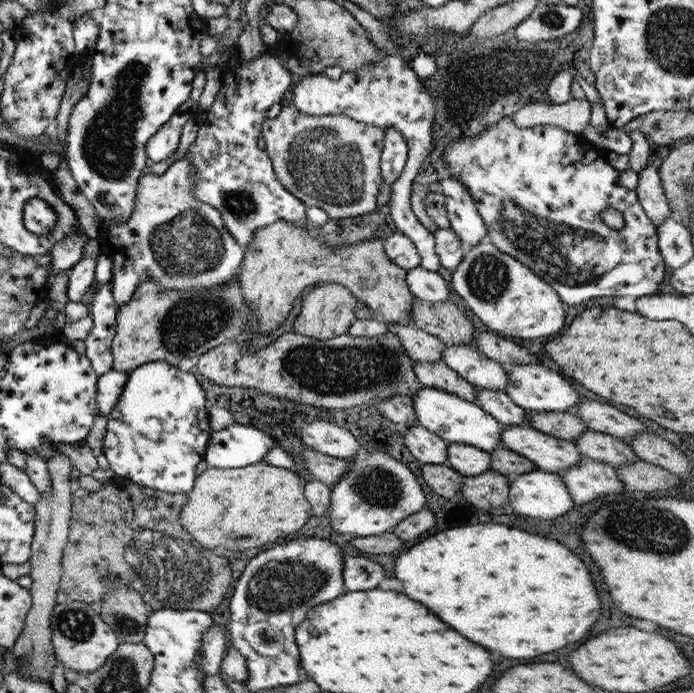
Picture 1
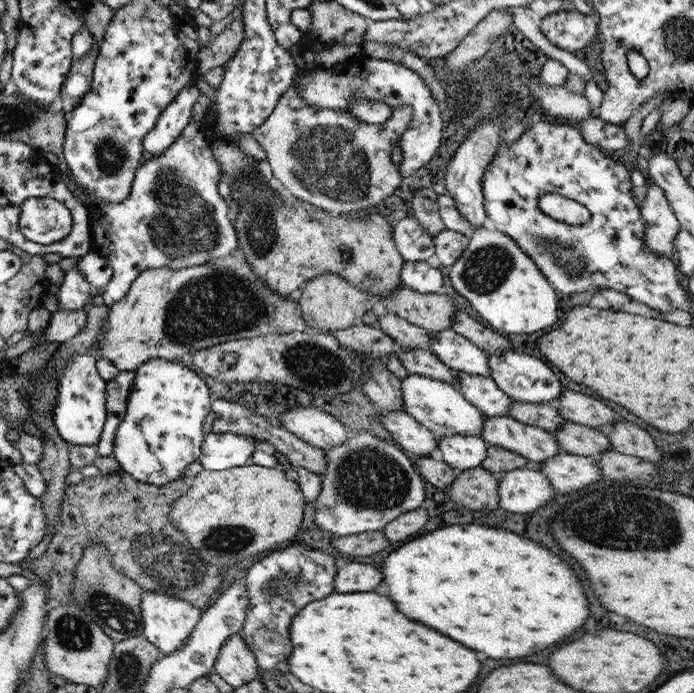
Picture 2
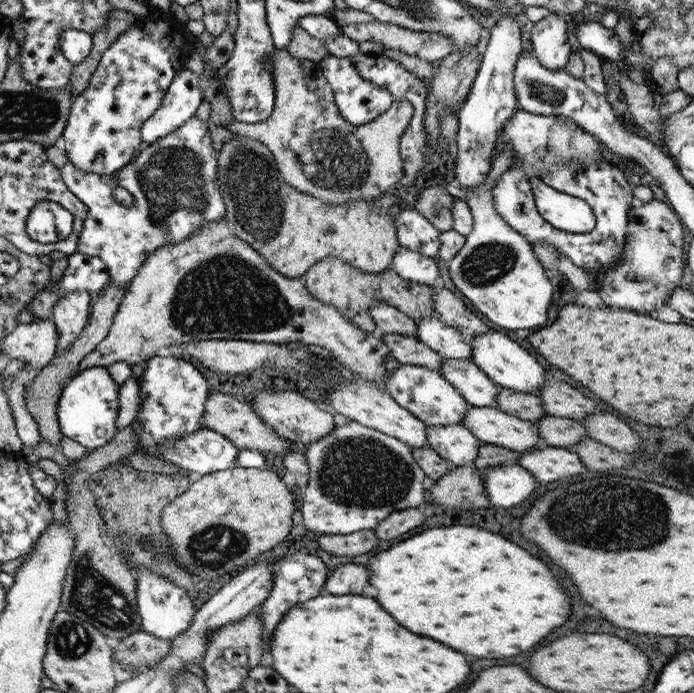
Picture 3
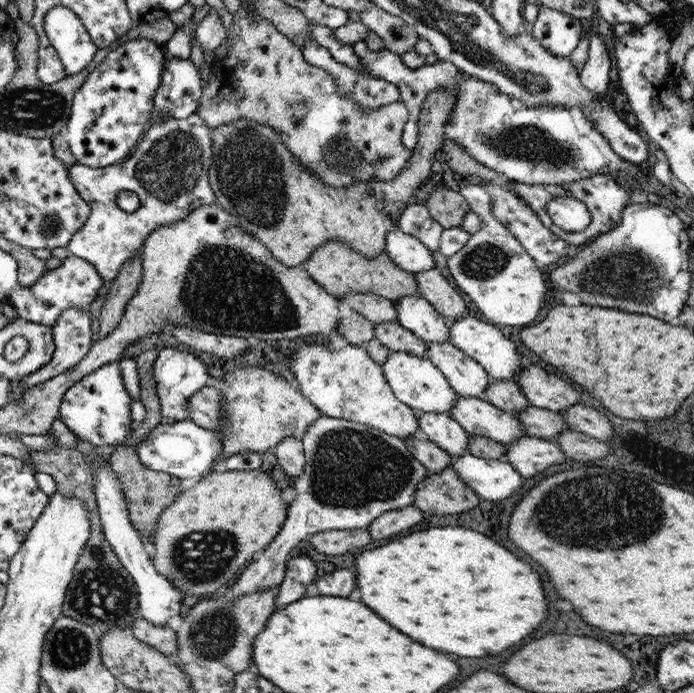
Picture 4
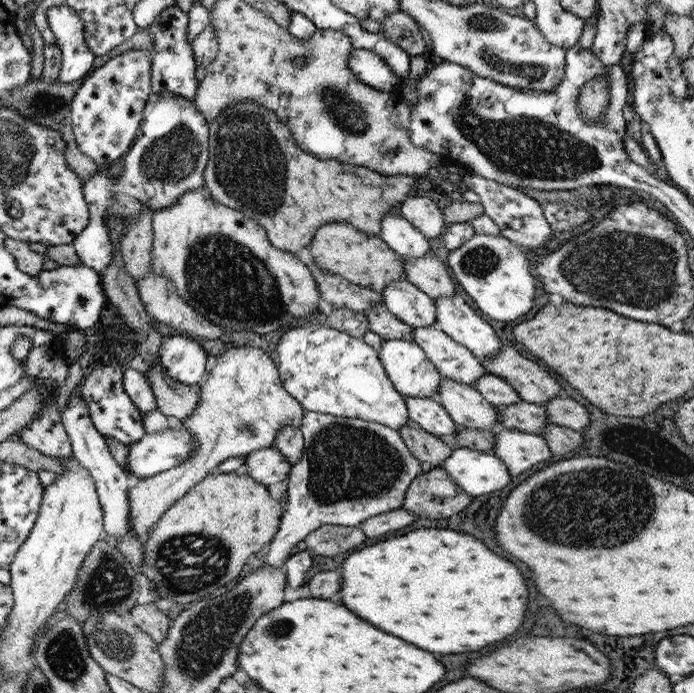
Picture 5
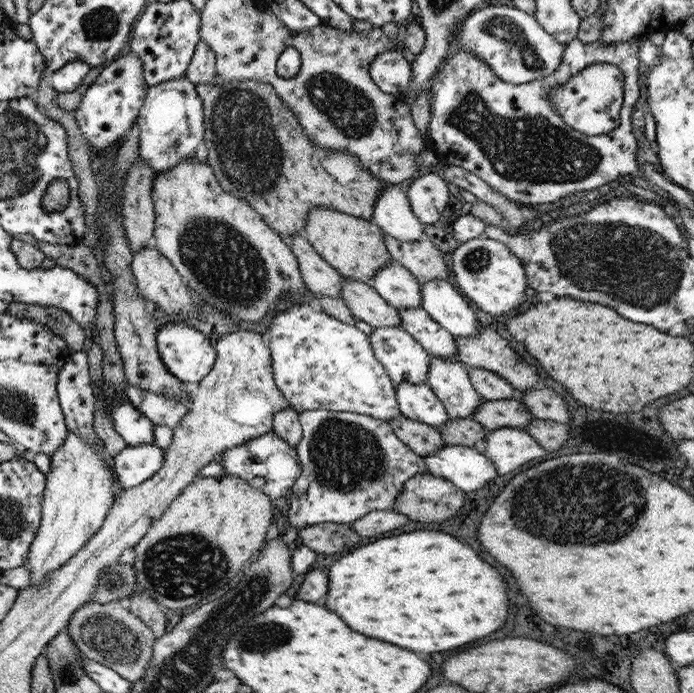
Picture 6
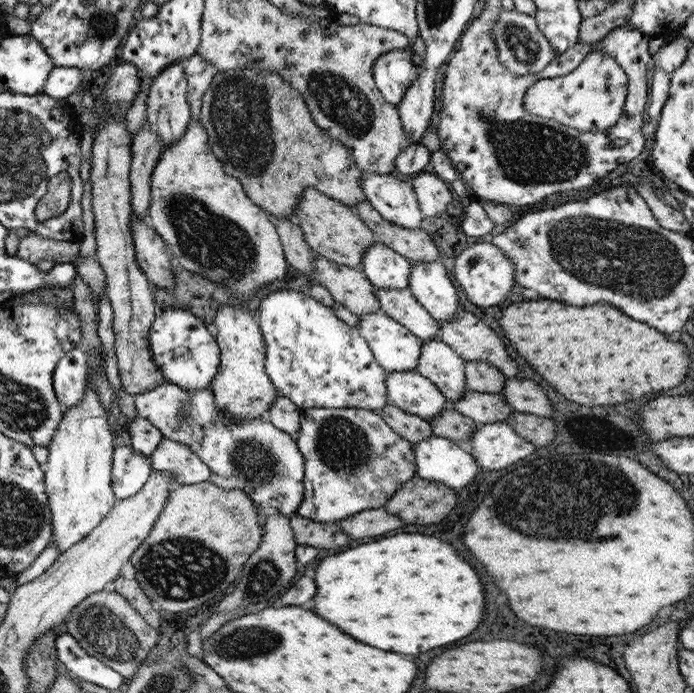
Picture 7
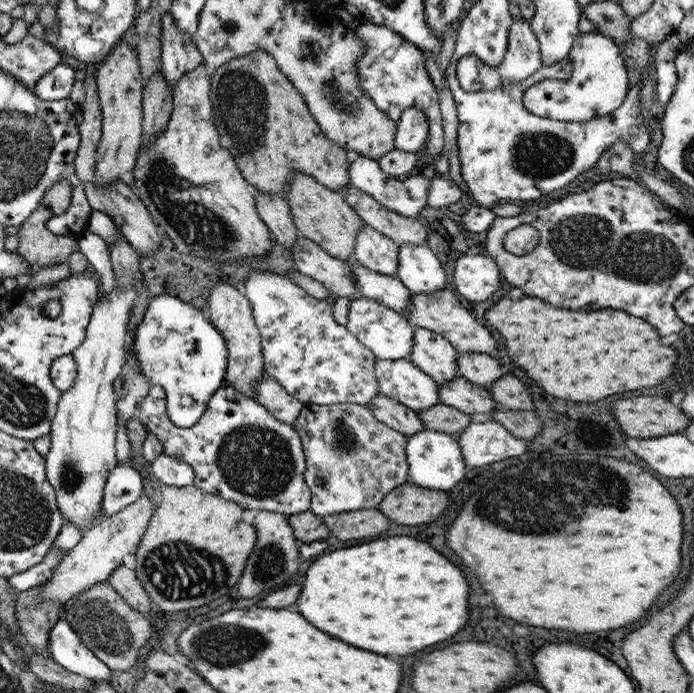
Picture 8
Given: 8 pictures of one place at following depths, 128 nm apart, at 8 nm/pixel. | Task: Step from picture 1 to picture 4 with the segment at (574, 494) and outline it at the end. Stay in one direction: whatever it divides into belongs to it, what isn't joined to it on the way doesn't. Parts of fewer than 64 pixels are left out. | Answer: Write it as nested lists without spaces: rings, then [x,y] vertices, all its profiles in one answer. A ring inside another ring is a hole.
[[[523,436],[505,446],[502,457],[524,479],[565,464],[565,455],[553,441]]]

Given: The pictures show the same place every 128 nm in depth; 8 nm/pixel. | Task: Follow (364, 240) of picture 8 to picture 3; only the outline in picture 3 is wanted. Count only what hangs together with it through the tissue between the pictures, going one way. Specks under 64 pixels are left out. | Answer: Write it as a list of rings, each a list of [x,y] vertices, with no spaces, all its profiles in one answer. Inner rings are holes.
[[[437,316],[424,317],[418,326],[418,339],[434,350],[442,359],[471,361],[471,345],[464,341],[462,334],[446,326]]]

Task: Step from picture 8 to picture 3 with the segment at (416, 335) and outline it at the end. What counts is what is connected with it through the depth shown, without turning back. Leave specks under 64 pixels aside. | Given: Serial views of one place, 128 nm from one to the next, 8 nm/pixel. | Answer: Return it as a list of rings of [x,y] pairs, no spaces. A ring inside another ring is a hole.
[[[467,406],[461,424],[481,443],[497,445],[518,453],[543,444],[535,423],[515,418],[489,406]]]

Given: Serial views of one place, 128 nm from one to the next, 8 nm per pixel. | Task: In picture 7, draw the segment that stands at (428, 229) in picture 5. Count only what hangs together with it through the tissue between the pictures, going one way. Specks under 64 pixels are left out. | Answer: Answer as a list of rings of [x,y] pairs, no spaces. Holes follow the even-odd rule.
[[[421,172],[415,178],[410,179],[409,183],[415,192],[423,217],[435,216],[443,212],[447,204],[451,202],[449,185],[439,180],[436,175]]]

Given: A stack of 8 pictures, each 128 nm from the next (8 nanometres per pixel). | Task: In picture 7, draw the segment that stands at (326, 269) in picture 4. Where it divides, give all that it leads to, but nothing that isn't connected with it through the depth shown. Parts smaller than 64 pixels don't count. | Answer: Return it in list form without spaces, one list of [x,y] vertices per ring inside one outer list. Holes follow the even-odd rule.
[[[305,188],[301,192],[301,198],[297,200],[297,206],[293,210],[293,219],[313,254],[351,269],[361,270],[365,250],[376,240],[369,227],[352,208],[313,188]]]

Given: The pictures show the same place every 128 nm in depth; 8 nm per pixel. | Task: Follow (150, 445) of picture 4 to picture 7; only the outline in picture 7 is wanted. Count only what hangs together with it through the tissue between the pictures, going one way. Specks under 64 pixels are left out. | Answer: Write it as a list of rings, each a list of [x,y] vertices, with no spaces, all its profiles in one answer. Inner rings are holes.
[[[116,444],[112,454],[112,468],[111,468],[111,491],[116,499],[123,499],[134,495],[144,482],[149,478],[151,472],[150,457],[147,457],[139,451],[134,451],[132,447],[127,447],[121,444]]]

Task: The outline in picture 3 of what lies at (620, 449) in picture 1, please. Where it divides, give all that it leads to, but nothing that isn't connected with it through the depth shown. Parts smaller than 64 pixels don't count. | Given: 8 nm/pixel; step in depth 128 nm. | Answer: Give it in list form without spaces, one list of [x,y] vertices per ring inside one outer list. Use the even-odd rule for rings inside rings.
[[[545,414],[537,422],[537,433],[544,445],[557,448],[571,449],[573,444],[581,442],[581,438],[586,438],[585,427],[580,421],[569,418],[559,418]]]

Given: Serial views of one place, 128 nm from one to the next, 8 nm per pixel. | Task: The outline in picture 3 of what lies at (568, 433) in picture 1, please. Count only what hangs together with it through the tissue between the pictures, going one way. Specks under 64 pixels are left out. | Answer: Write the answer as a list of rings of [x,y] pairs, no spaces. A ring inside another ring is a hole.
[[[499,388],[495,399],[495,408],[505,412],[505,414],[510,414],[515,418],[532,423],[545,416],[546,412],[543,409],[543,403],[541,403],[541,399],[536,394],[520,394],[506,389]]]

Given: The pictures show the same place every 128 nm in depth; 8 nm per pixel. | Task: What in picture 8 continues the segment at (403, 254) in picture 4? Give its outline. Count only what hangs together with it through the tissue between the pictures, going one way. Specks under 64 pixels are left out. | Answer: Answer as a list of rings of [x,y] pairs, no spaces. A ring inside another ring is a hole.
[[[350,153],[350,155],[349,168],[347,168],[350,184],[371,196],[381,206],[385,206],[387,210],[397,212],[399,216],[411,219],[415,219],[418,212],[426,206],[427,189],[429,189],[429,179],[431,178],[423,175],[394,178],[384,174],[375,159],[365,158],[361,154]]]

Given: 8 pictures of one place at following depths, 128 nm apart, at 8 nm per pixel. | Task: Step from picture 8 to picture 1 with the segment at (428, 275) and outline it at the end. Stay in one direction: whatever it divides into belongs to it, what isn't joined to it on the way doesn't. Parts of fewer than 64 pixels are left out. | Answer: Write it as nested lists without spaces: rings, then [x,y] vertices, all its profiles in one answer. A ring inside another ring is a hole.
[[[517,364],[506,371],[507,386],[505,394],[517,406],[527,412],[574,412],[581,398],[571,384],[559,376],[559,370],[551,372],[541,364]]]

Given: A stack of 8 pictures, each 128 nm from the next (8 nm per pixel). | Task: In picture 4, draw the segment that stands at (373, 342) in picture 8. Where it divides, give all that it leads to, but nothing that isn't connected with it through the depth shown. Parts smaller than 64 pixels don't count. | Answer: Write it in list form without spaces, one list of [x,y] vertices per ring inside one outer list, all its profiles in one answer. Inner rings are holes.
[[[401,350],[390,351],[380,368],[397,401],[413,409],[416,413],[437,412],[437,414],[443,414],[445,412],[448,414],[455,404],[455,399],[458,398],[439,369],[435,368],[427,358],[417,358],[417,356],[411,356]]]

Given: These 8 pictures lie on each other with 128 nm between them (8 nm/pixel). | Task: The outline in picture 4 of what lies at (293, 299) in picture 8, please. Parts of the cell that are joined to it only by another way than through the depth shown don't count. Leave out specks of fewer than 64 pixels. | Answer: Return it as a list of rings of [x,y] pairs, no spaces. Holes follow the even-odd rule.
[[[307,341],[299,346],[294,353],[291,352],[291,356],[293,358],[289,362],[289,368],[295,374],[293,386],[303,394],[304,398],[309,400],[310,404],[317,408],[320,414],[357,422],[402,440],[407,436],[418,435],[417,413],[398,402],[397,398],[393,396],[380,366],[370,358],[363,345],[348,343],[345,347],[337,350],[333,348],[333,344],[325,341],[323,341],[323,344],[317,344],[316,341]]]

